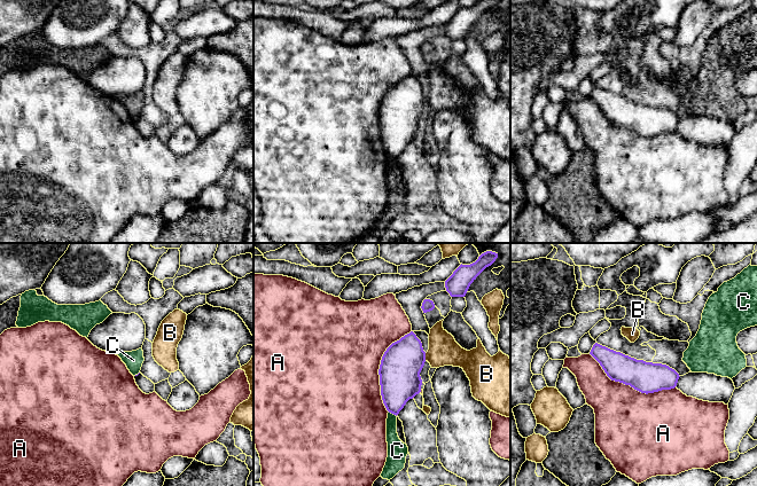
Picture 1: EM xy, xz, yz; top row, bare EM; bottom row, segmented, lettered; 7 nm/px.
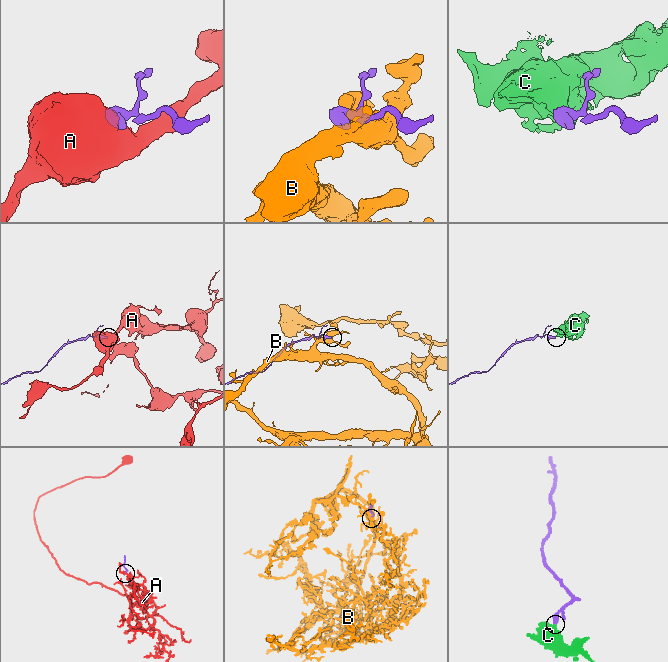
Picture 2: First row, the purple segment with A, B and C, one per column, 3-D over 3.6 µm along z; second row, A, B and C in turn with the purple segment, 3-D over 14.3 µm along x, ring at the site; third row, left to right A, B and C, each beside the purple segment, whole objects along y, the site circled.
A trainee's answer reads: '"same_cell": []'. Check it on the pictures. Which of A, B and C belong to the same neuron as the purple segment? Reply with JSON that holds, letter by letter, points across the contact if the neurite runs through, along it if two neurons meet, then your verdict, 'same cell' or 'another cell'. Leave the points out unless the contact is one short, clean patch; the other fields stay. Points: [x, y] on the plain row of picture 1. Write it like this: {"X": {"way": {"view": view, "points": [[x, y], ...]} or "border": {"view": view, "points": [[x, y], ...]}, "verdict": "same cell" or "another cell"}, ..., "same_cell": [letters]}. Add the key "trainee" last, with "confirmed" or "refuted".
{"A": {"verdict": "another cell"}, "B": {"verdict": "another cell"}, "C": {"border": {"view": "xz", "points": [[389, 155], [396, 159]]}, "verdict": "another cell"}, "same_cell": [], "trainee": "confirmed"}

